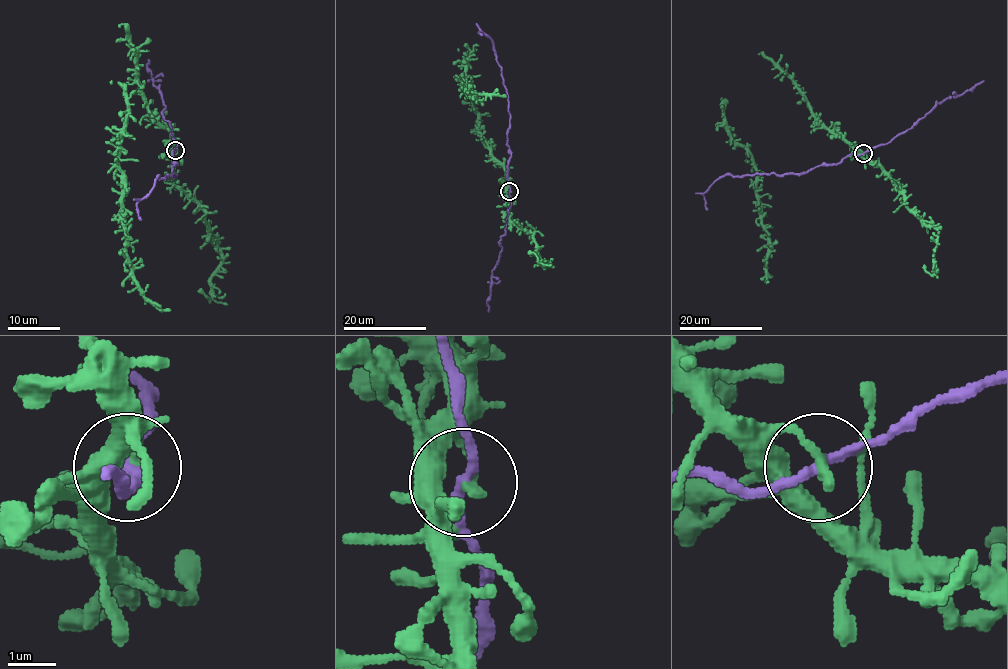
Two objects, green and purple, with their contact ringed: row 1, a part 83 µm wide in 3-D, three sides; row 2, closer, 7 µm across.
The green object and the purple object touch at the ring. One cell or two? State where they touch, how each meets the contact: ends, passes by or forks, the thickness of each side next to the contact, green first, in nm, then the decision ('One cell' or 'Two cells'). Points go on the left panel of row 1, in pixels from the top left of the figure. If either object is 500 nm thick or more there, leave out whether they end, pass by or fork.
Place: (175, 150). At the ring green ends. At the ring purple passes by. Thickness 240 nm (green) against 200 nm. One cell

